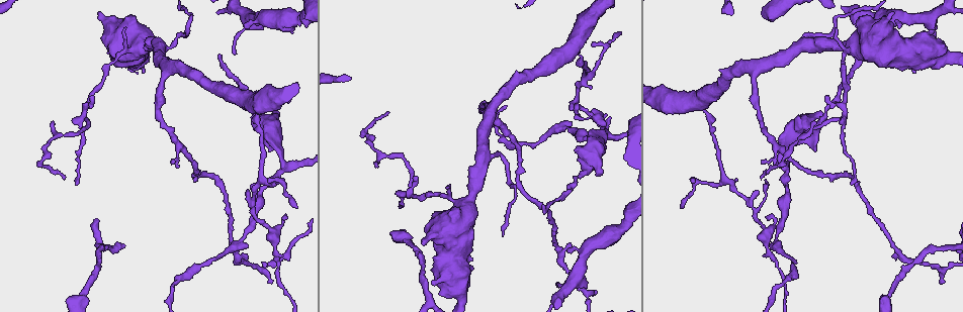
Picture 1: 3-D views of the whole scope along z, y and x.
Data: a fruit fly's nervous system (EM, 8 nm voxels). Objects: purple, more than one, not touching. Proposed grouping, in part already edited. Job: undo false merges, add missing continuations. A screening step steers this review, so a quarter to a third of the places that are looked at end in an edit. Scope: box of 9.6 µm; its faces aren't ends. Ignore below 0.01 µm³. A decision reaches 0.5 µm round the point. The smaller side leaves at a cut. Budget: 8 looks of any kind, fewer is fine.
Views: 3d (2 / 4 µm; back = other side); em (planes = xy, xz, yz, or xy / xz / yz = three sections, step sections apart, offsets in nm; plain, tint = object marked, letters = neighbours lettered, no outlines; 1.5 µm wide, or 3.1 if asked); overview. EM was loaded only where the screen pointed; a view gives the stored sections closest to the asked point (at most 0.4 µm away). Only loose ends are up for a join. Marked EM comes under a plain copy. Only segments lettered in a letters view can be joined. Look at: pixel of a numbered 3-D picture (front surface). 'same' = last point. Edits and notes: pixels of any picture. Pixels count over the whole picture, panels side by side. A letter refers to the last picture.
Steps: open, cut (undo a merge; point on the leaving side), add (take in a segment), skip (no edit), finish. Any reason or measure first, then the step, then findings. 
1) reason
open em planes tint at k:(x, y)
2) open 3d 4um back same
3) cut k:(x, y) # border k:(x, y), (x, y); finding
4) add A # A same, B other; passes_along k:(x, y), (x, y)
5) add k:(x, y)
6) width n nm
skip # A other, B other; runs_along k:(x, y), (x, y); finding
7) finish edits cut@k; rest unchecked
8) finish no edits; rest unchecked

thin end
open em xz step 4 tint at 1:(767, 217)

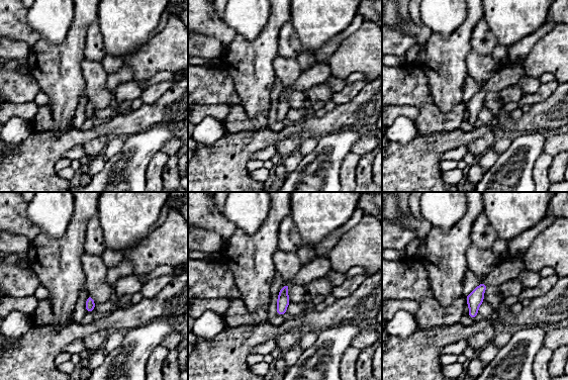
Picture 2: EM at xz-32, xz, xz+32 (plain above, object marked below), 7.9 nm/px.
another direction
open em planes letters same

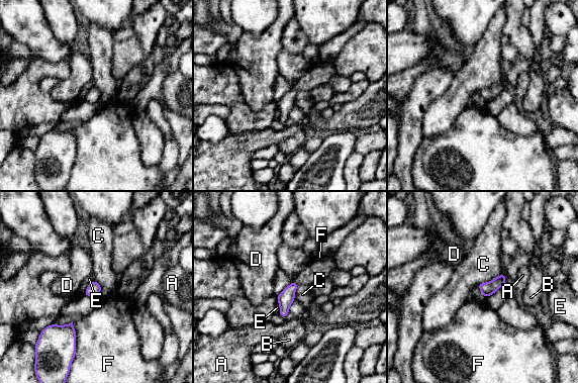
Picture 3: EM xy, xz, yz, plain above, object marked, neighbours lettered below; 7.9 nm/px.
skip # A other, B other, C other, D other, E other, F other; border 3:(502, 273), (487, 282), (477, 284); no lettered segment goes on from it

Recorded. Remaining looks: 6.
tapers out
open 3d 2um at 1:(93, 95)

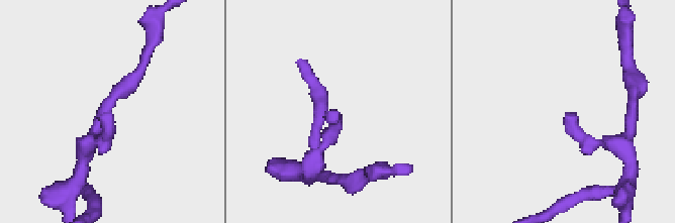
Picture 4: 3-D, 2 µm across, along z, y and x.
open em xy step 8 letters at 4:(330, 125)

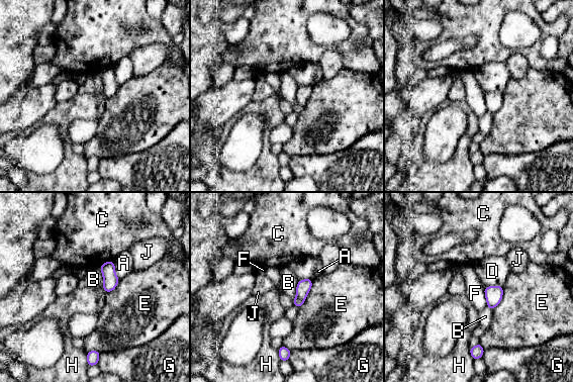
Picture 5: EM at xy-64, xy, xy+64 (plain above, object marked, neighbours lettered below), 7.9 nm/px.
cut it another way
open em planes letters same

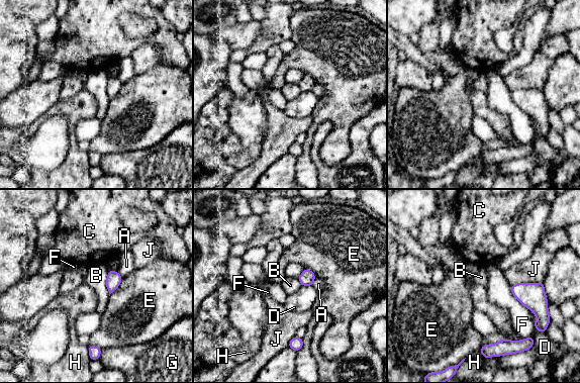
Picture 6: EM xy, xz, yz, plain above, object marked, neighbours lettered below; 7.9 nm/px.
skip # A other, B other, C other, D other, E other, F other, G other, H other, J other; border 6:(107, 270), (106, 289), (109, 295); none of them fits

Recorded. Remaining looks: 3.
open 3d 4um back at 1:(218, 56)

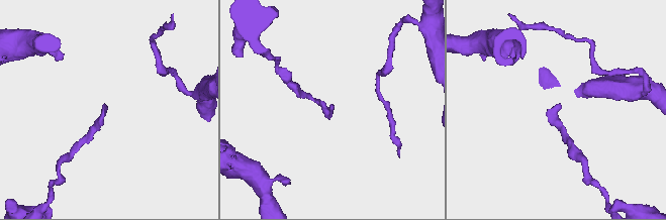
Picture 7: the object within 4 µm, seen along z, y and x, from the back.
need the tissue
open em planes letters at 7:(104, 104)

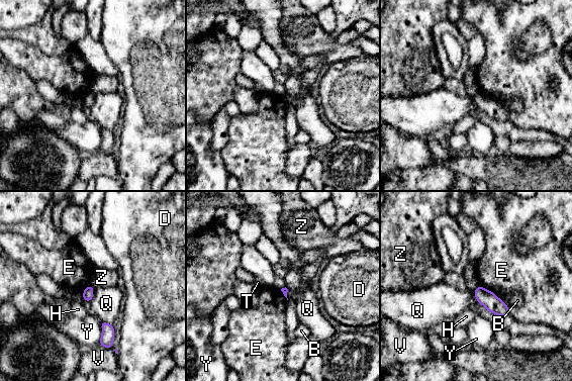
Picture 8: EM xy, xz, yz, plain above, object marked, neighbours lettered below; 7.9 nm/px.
skip # B other, D other, E other, H other, Q other, T other, V other, Y other, Z other; border 8:(94, 288), (90, 301); no lettered segment goes on from it

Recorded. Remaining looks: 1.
finish no edits; rest unchecked

